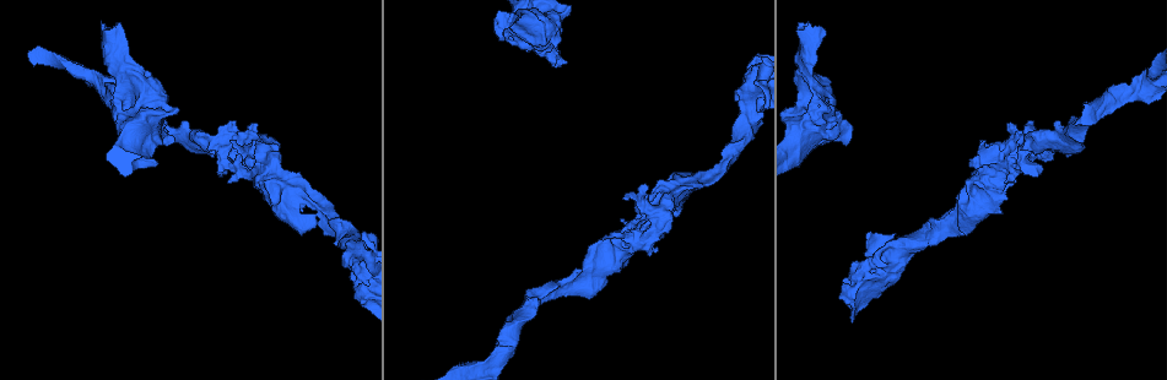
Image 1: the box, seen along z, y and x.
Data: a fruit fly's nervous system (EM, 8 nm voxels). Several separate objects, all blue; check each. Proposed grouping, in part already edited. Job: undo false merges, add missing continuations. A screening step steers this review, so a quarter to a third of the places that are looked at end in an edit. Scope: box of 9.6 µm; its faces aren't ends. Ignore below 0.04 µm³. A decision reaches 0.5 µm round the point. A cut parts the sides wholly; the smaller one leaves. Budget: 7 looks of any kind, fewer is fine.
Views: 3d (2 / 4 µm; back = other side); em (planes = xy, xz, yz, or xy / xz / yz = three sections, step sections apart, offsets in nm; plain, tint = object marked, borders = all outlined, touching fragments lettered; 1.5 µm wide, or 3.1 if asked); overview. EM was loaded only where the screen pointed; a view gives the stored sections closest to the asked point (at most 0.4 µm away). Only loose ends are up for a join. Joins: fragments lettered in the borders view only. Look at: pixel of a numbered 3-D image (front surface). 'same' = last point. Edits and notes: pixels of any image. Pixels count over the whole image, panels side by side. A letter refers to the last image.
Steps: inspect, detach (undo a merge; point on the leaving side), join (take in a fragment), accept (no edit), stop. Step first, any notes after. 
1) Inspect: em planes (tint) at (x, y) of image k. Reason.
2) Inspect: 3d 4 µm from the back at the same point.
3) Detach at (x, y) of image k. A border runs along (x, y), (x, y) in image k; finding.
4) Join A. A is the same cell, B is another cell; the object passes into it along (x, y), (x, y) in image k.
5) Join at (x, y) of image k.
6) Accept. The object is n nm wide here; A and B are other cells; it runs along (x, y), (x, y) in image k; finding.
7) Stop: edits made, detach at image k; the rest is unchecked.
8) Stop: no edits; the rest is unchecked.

Inspect: em planes (borders) at (577, 275) of image 1. Touches itself.

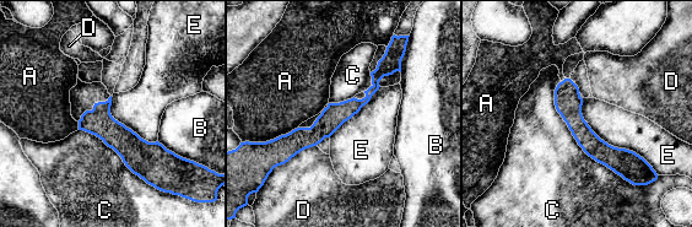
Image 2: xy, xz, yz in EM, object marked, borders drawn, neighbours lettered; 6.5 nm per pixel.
Accept. A, B, C, D and E are other cells; all the same neuron.

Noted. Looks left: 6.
Inspect: 3d 4 µm at (953, 226) of image 1.

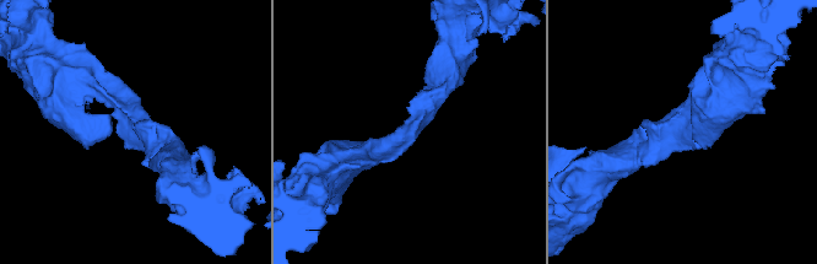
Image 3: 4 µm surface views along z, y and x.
Inspect: em planes (tint) at (133, 133) of image 3. The arms are 220, 260 nm wide; shape alone is not enough.

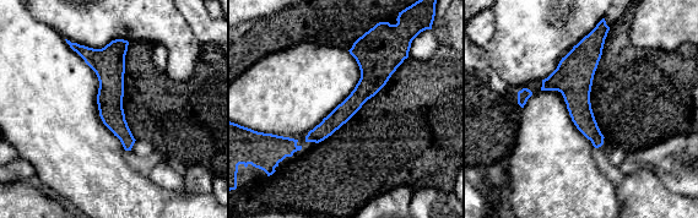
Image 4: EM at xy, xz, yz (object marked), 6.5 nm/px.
Inspect: em planes (borders) at the same point. See the neighbours.

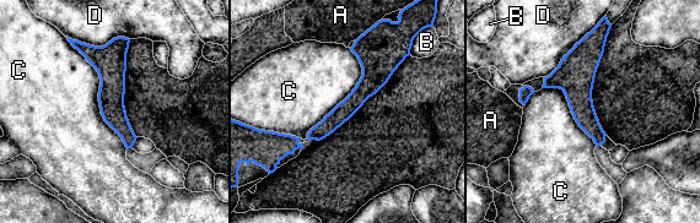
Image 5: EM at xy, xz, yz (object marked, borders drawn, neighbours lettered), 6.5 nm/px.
Accept. The longest contact is with C, 850 nm; A, B, C and D are other cells; a border runs along (65, 37), (127, 148) in image 5; one neuron here.

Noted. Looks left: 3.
Inspect: em planes (tint) at (799, 24) of image 1. Branch stops here.

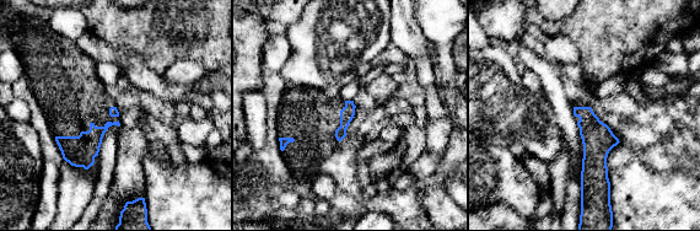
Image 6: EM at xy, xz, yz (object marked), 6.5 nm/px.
Inspect: em planes (borders) at the same point.

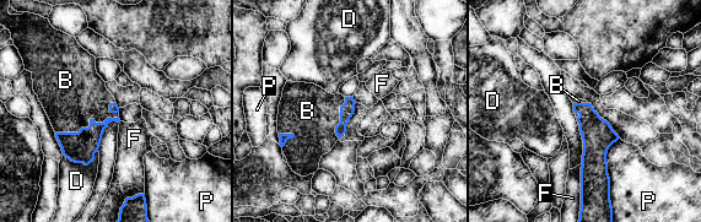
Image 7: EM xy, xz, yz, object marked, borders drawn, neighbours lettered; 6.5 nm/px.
Join B. B is the same cell, D, F and P are other cells; the object passes into it along (80, 147), (90, 125), (71, 92) in image 7; the neuron continues.

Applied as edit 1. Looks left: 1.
Stop: edits made, join at image 7; the rest is unchecked.

